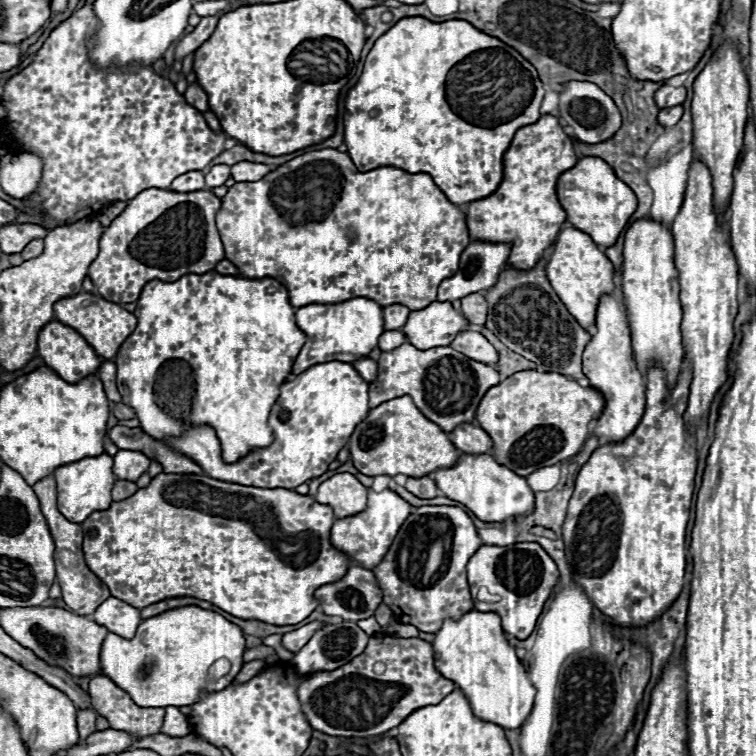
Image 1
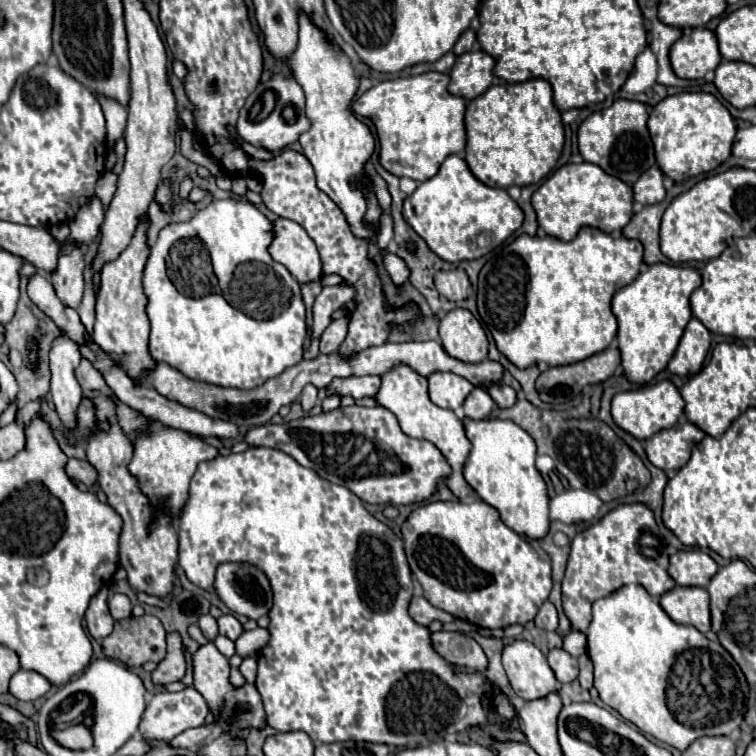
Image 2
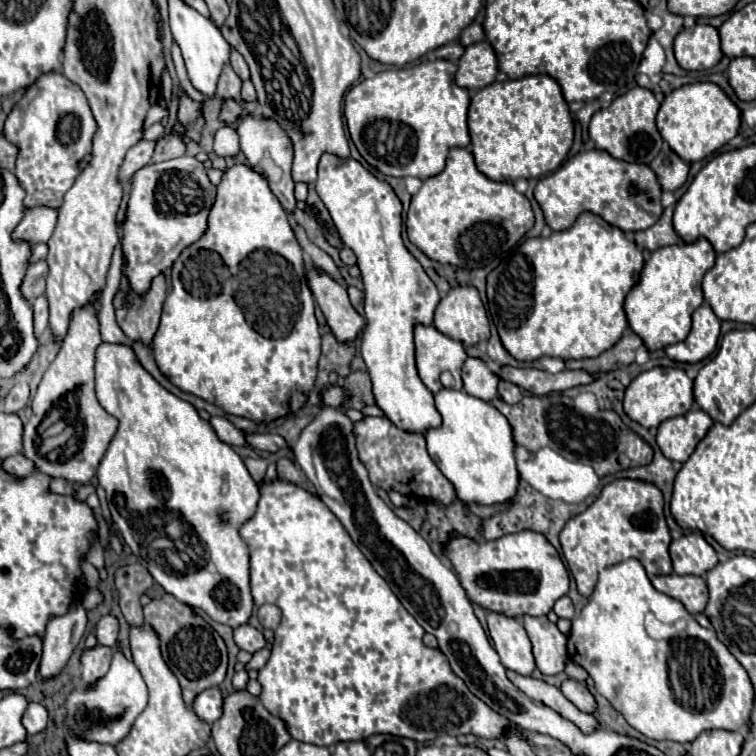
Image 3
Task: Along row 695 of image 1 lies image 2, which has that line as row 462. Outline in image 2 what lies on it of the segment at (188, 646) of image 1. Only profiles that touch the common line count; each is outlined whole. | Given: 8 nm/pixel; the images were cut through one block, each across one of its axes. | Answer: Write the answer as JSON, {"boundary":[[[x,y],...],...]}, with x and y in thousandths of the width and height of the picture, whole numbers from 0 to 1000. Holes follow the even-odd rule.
{"boundary":[[[196,553],[193,566],[183,571],[175,590],[177,590],[177,601],[169,614],[169,624],[180,632],[185,651],[196,659],[198,669],[206,675],[204,685],[209,685],[212,680],[235,685],[249,664],[249,643],[254,627],[259,624],[259,616],[270,608],[283,608],[288,603],[288,595],[272,587],[267,579],[254,577],[243,569],[225,566],[201,553]]]}

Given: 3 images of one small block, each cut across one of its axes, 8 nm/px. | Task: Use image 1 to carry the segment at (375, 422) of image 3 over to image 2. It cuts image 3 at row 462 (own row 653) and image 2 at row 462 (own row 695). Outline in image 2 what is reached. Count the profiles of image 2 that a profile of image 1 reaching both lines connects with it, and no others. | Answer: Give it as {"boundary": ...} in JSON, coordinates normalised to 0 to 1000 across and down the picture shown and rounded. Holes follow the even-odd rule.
{"boundary":[[[450,537],[439,545],[426,545],[421,550],[402,550],[376,561],[349,561],[325,574],[325,585],[333,590],[354,590],[378,598],[394,614],[413,619],[421,630],[463,646],[471,656],[476,656],[487,667],[556,667],[571,659],[579,651],[579,640],[595,632],[598,619],[587,601],[566,582],[553,582],[537,577],[524,550],[505,537]]]}

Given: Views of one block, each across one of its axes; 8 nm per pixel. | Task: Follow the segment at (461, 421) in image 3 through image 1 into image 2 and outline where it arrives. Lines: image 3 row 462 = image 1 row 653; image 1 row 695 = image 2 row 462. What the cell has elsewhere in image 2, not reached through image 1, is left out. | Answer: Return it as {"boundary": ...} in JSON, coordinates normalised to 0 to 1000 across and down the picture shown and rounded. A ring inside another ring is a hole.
{"boundary":[[[640,553],[640,556],[611,556],[619,582],[624,585],[624,595],[614,614],[614,635],[619,643],[651,672],[659,675],[661,688],[685,706],[696,706],[701,712],[717,712],[725,704],[725,653],[722,640],[709,622],[709,585],[698,571],[693,571],[683,558],[664,553]]]}

